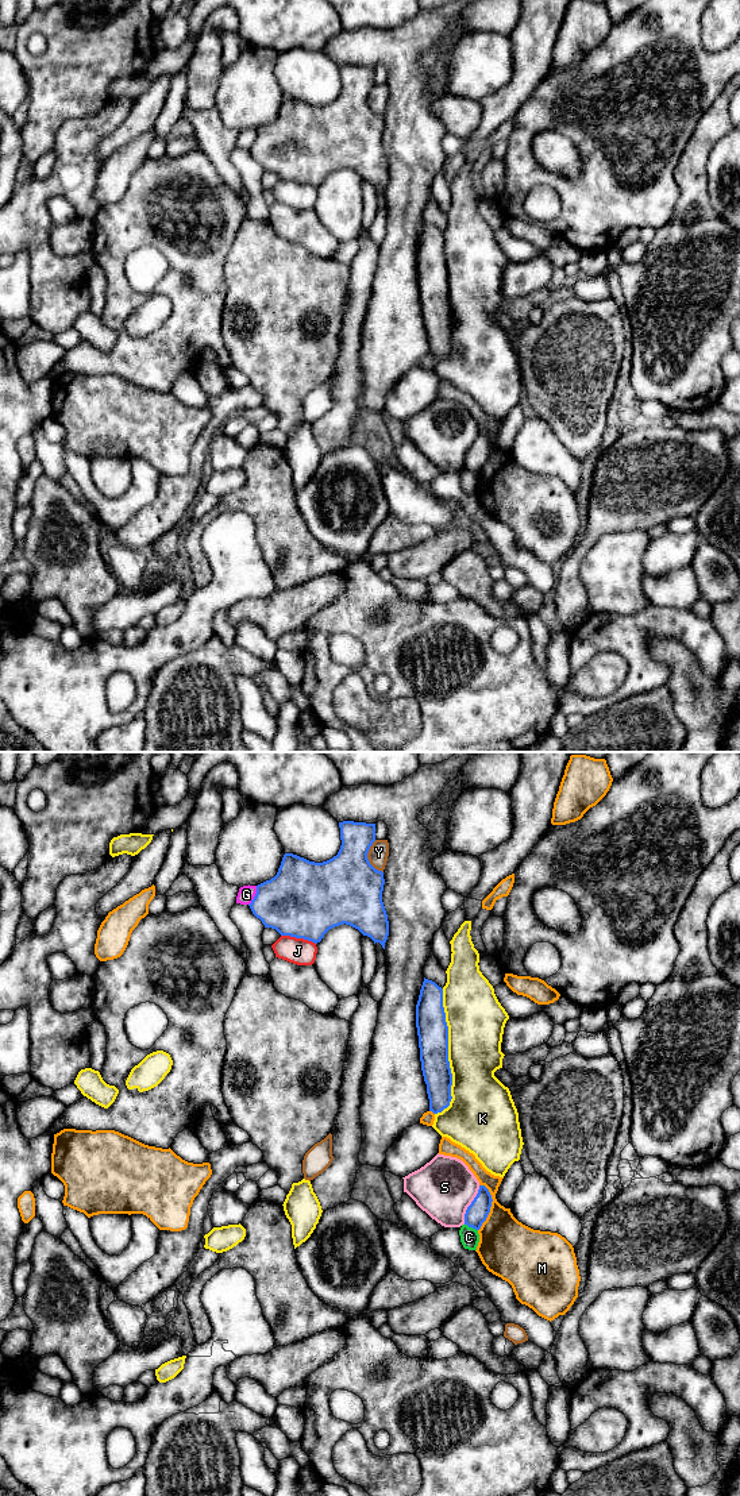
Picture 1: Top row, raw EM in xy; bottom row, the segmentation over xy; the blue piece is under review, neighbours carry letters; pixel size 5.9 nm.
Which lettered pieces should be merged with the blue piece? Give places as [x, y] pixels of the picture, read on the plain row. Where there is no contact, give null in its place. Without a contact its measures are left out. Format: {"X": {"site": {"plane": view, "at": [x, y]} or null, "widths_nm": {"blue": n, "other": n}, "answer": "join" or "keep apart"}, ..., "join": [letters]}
{"C": {"site": {"plane": "xy", "at": [471, 470]}, "widths_nm": {"blue": 130, "other": 110}, "answer": "keep apart"}, "G": {"site": {"plane": "xy", "at": [255, 139]}, "widths_nm": {"blue": 400, "other": 100}, "answer": "keep apart"}, "J": {"site": {"plane": "xy", "at": [299, 181]}, "widths_nm": {"blue": 460, "other": 160}, "answer": "keep apart"}, "K": {"site": {"plane": "xy", "at": [447, 297]}, "widths_nm": {"blue": 190, "other": 340}, "answer": "keep apart"}, "M": {"site": {"plane": "xy", "at": [490, 450]}, "widths_nm": {"blue": 130, "other": 320}, "answer": "keep apart"}, "S": {"site": {"plane": "xy", "at": [470, 448]}, "widths_nm": {"blue": 130, "other": 360}, "answer": "keep apart"}, "Y": {"site": {"plane": "xy", "at": [366, 101]}, "widths_nm": {"blue": 400, "other": 120}, "answer": "keep apart"}, "join": []}

